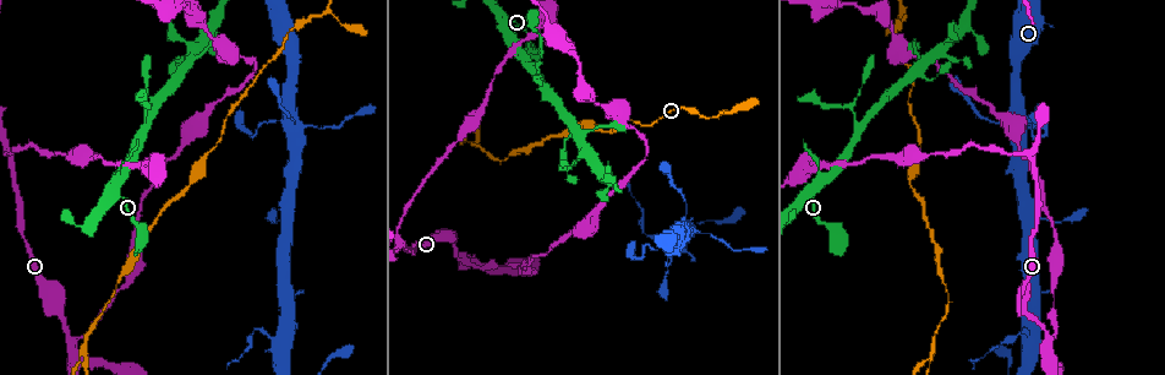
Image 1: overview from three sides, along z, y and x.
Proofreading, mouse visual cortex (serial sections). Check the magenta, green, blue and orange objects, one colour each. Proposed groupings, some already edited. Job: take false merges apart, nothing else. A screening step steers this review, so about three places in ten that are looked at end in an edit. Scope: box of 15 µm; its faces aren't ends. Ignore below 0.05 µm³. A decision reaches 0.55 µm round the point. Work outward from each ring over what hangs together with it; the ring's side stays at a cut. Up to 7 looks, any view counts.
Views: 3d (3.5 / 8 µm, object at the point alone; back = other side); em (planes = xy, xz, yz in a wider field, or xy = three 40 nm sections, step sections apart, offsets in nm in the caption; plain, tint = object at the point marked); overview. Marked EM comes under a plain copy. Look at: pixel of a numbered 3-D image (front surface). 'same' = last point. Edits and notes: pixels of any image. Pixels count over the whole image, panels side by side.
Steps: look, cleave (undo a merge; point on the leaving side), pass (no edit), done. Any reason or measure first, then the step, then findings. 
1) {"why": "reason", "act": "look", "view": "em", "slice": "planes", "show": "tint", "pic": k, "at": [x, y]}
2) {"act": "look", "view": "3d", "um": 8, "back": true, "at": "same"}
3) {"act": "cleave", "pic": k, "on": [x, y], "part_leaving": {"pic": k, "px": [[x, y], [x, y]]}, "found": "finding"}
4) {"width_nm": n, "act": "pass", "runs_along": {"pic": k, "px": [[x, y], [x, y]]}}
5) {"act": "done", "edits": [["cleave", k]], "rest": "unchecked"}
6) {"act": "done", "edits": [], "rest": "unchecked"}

{"act": "look", "view": "3d", "um": 3.5, "pic": 1, "at": [565, 146]}

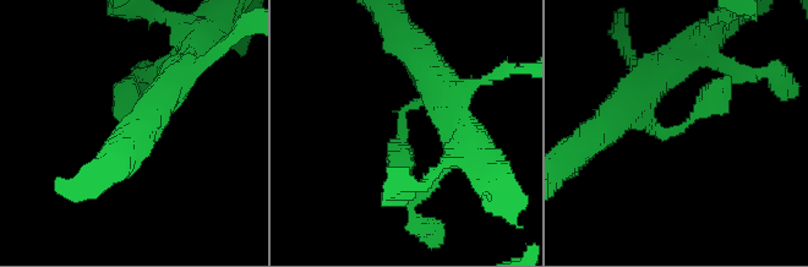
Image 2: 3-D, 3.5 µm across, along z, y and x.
{"why": "now the EM", "act": "look", "view": "em", "slice": "xy", "step": 3, "show": "tint", "pic": 2, "at": [405, 119]}

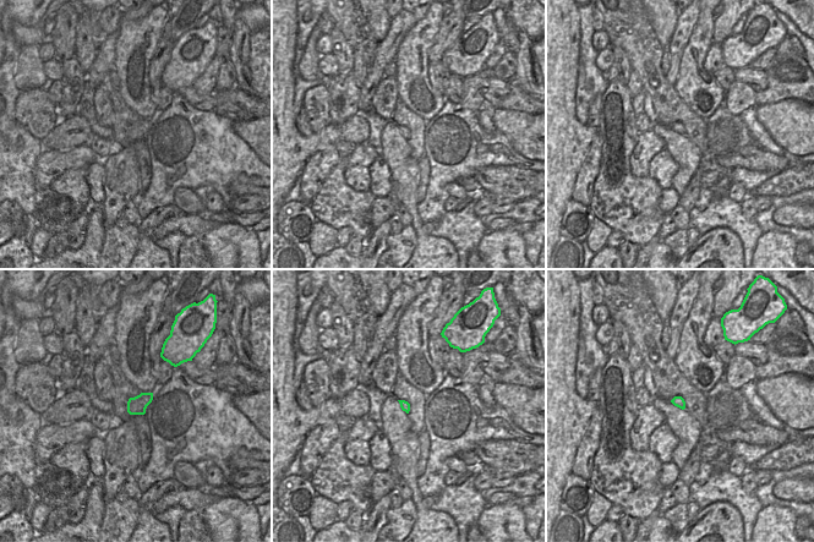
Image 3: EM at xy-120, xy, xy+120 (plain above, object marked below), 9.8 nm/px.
{"act": "pass", "found": "all the same cell"}

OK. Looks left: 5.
{"why": "narrows sharply", "act": "look", "view": "3d", "um": 3.5, "pic": 1, "at": [209, 45]}

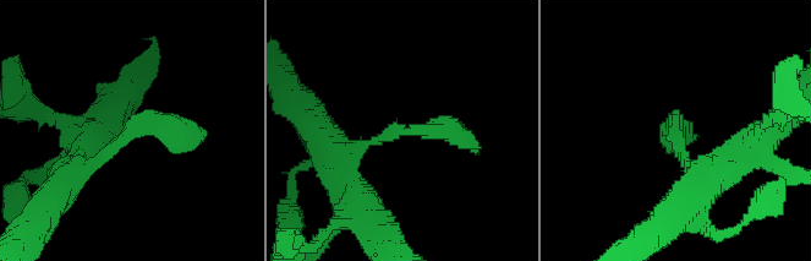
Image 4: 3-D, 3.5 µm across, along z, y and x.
{"why": "shape alone is not enough", "act": "look", "view": "em", "slice": "xy", "step": 1, "show": "tint", "pic": 4, "at": [400, 132]}

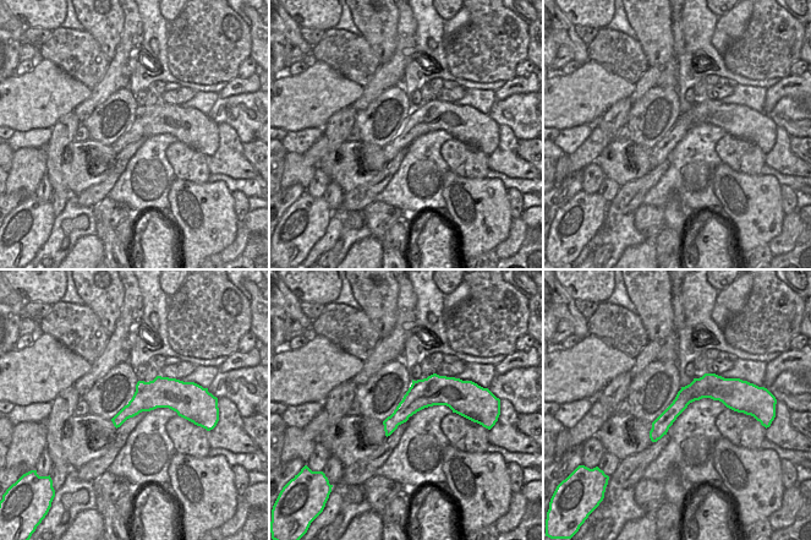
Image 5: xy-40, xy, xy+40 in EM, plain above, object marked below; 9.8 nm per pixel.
{"width_nm": 280, "act": "pass", "runs_along": {"pic": 4, "px": [[65, 185], [136, 124], [196, 132]]}, "found": "continuous, no second cell"}

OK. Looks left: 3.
{"why": "thick turns thin", "act": "look", "view": "3d", "um": 3.5, "back": true, "pic": 1, "at": [294, 117]}

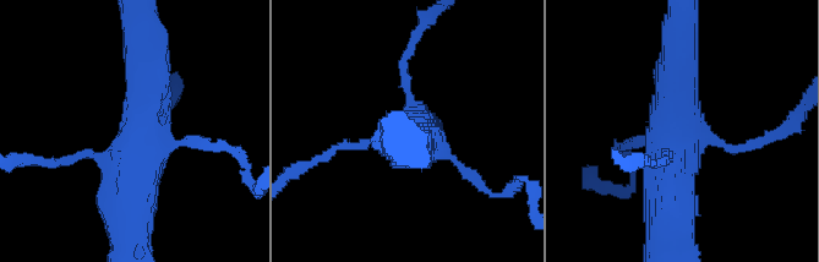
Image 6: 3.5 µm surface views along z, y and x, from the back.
{"act": "look", "view": "em", "slice": "planes", "show": "tint", "pic": 6, "at": [701, 136]}

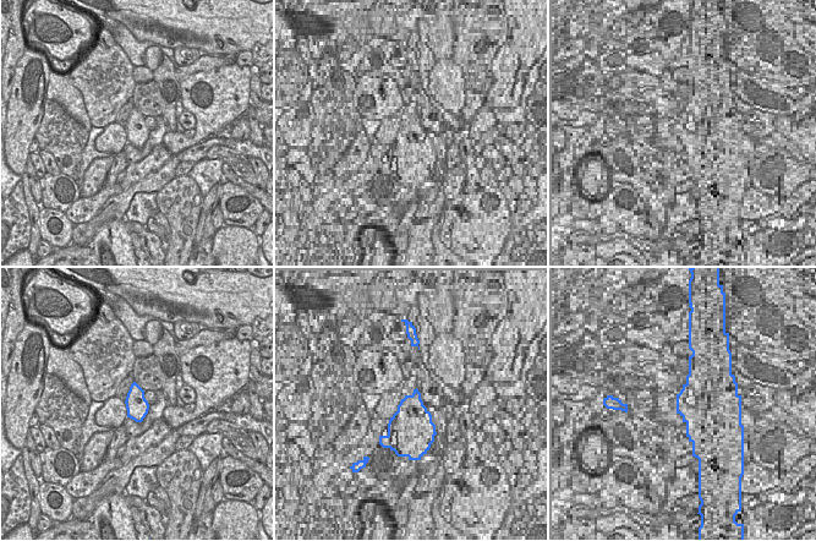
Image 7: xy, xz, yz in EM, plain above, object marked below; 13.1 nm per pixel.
{"act": "pass", "runs_along": {"pic": 6, "px": [[146, 63], [130, 229]]}, "found": "all the same cell"}

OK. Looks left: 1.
{"act": "done", "edits": [], "rest": "unchecked"}

